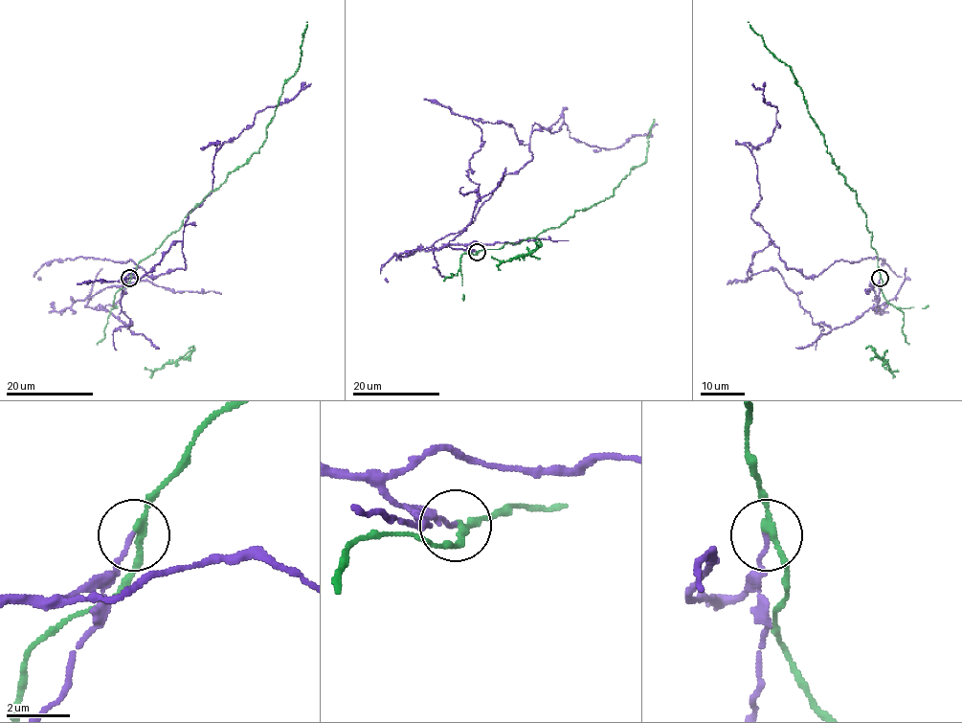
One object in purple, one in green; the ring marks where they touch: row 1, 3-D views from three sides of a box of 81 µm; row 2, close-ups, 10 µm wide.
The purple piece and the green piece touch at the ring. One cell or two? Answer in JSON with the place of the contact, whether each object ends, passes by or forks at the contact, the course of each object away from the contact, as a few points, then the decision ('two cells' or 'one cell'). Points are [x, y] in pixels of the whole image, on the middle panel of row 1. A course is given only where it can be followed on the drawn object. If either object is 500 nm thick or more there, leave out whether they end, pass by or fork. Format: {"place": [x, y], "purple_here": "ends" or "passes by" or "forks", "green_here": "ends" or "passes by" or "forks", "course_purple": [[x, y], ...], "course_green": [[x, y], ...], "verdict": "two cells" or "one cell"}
{"place": [477, 252], "purple_here": "ends", "green_here": "passes by", "course_purple": [[476, 251], [449, 246], [479, 198], [472, 120], [503, 122], [531, 160], [463, 230], [394, 256], [388, 282]], "course_green": [[476, 251], [534, 238], [564, 224], [576, 211], [612, 196], [630, 169], [647, 161], [653, 119]], "verdict": "two cells"}

